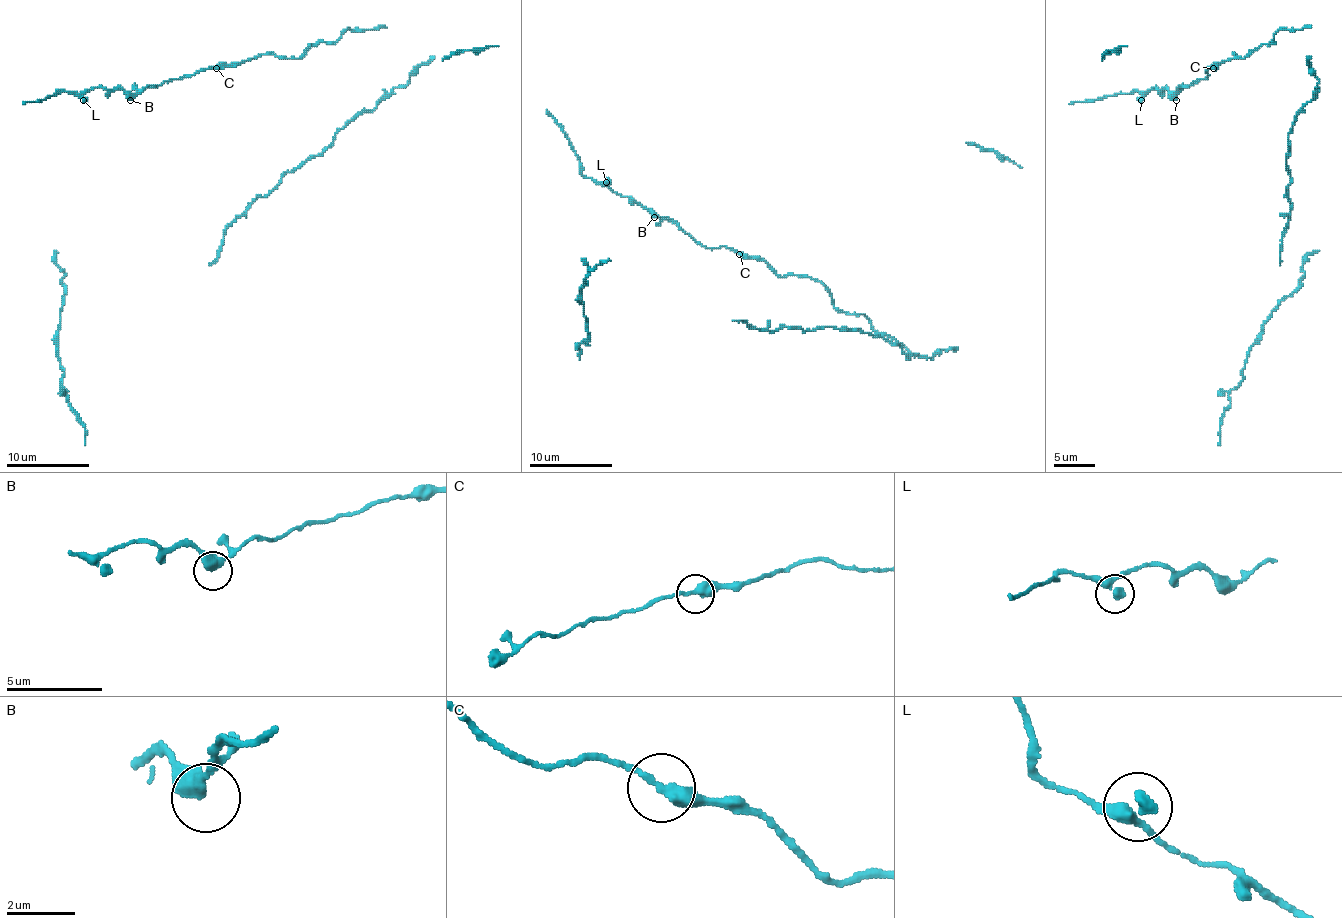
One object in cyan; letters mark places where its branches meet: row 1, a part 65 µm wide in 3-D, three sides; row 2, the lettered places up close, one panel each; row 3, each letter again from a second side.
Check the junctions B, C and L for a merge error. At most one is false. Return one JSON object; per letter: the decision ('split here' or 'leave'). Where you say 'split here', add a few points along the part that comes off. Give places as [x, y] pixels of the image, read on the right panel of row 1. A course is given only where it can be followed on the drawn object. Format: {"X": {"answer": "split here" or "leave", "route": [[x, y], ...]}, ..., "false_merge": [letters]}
{"B": {"answer": "leave"}, "C": {"answer": "leave"}, "L": {"answer": "leave"}, "false_merge": []}

